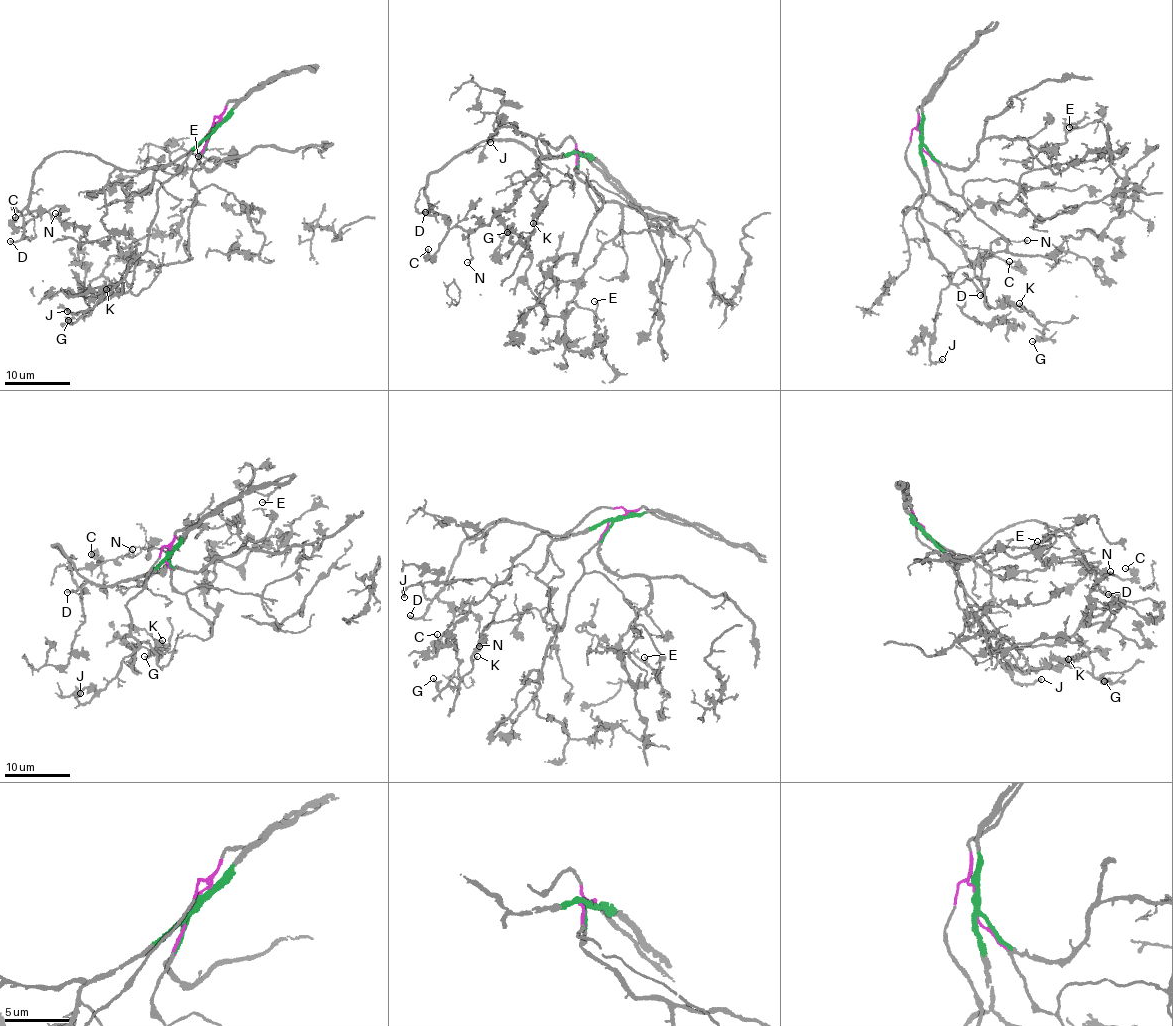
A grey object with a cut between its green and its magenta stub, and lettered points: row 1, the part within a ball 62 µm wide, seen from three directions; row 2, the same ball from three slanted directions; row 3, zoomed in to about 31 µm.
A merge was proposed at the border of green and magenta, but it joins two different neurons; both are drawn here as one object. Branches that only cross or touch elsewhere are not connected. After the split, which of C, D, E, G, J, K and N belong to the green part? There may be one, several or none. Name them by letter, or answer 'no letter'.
C, D, E, N

